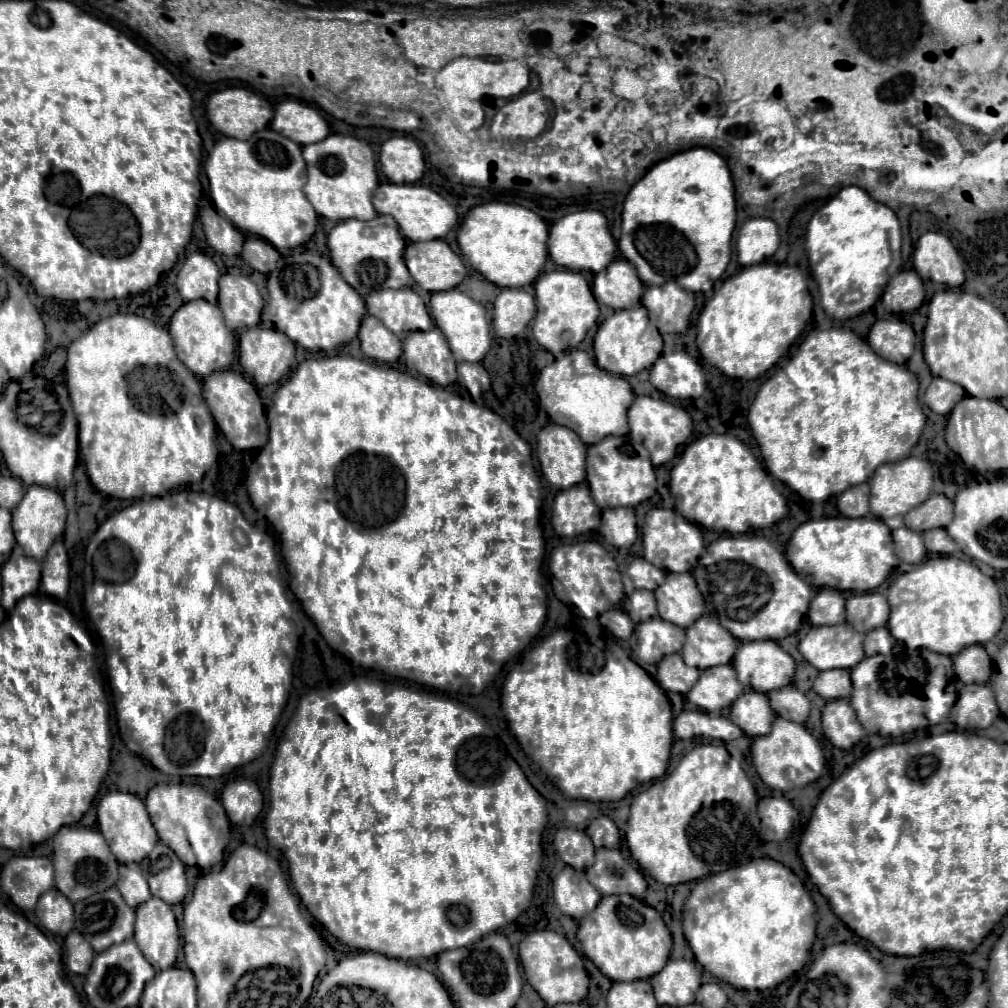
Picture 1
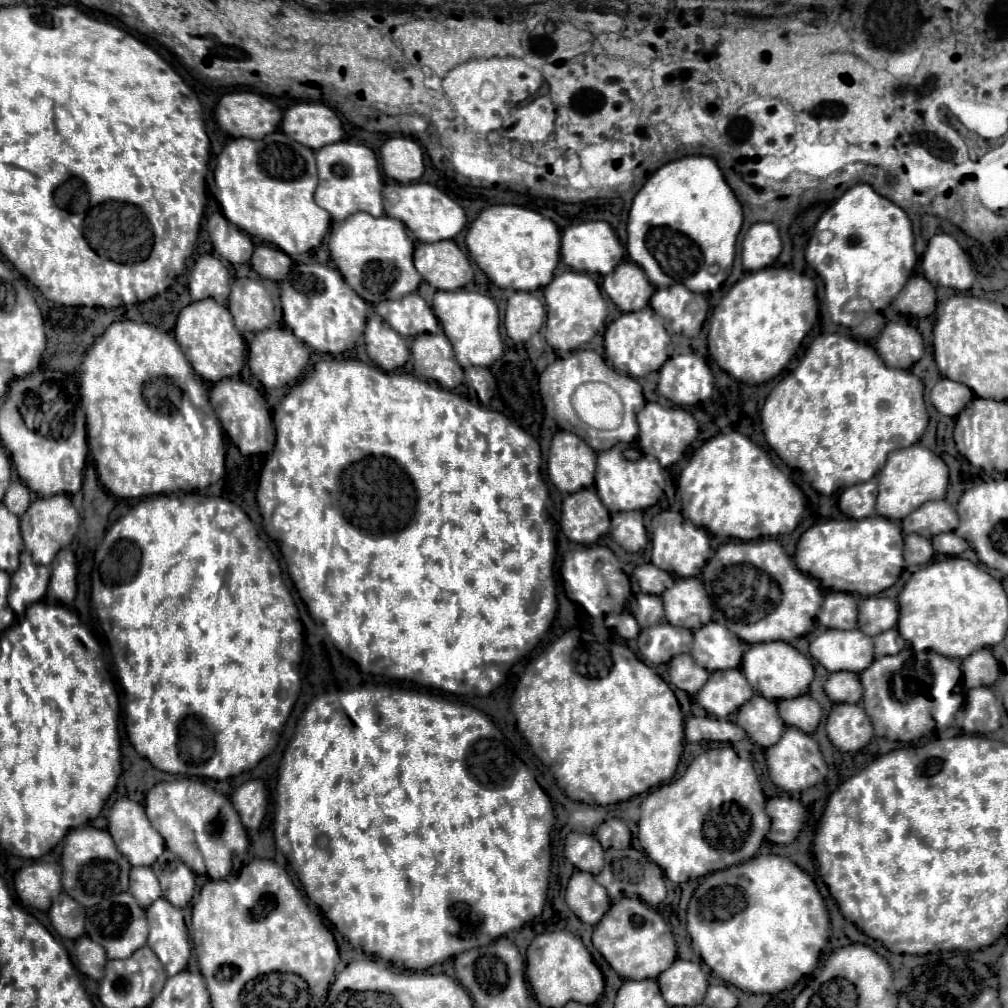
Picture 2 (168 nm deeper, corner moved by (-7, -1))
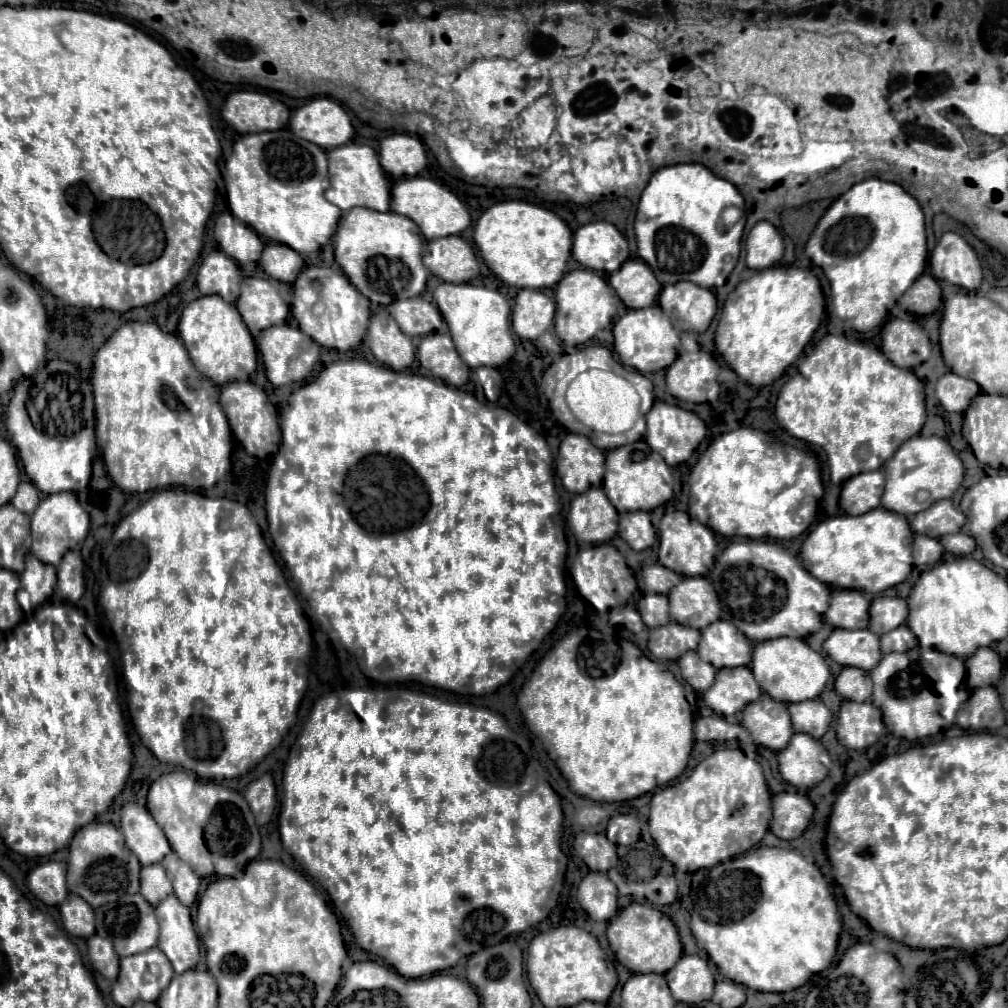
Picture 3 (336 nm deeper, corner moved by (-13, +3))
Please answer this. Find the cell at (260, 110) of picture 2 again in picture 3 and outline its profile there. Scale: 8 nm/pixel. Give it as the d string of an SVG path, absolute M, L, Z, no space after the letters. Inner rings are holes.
M241 90L227 98L223 118L237 132L265 132L281 130L289 122L289 108L261 92Z

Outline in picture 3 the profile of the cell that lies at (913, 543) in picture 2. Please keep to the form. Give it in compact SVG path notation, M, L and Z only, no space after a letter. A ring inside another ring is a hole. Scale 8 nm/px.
M915 536L913 544L913 564L915 566L933 566L941 562L943 548L937 538L931 536Z

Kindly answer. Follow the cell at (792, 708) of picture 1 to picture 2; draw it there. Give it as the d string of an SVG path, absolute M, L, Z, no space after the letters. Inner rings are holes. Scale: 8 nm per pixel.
M797 696L789 700L779 700L779 714L787 726L795 726L807 734L813 734L821 720L821 706L809 696Z

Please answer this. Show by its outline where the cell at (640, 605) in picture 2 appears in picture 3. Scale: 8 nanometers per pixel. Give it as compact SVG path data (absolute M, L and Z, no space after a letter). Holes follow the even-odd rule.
M645 594L637 608L647 628L665 626L669 622L669 600L663 594Z

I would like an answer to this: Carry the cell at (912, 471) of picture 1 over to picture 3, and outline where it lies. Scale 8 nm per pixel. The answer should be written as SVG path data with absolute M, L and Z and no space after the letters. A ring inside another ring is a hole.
M913 436L905 440L899 450L891 456L891 460L883 466L885 472L885 492L881 498L883 508L911 516L917 514L937 500L951 498L955 490L963 482L963 462L957 456L957 452L951 448L951 444L939 436Z

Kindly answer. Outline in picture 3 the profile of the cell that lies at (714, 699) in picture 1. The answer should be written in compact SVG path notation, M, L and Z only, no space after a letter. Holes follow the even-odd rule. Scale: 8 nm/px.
M739 666L739 668L721 668L717 672L717 678L715 678L715 684L703 692L703 702L717 714L721 716L733 716L737 714L739 710L745 708L745 704L751 704L755 702L757 698L761 696L761 688L759 684L755 682L755 676L753 672L747 668L747 666Z

